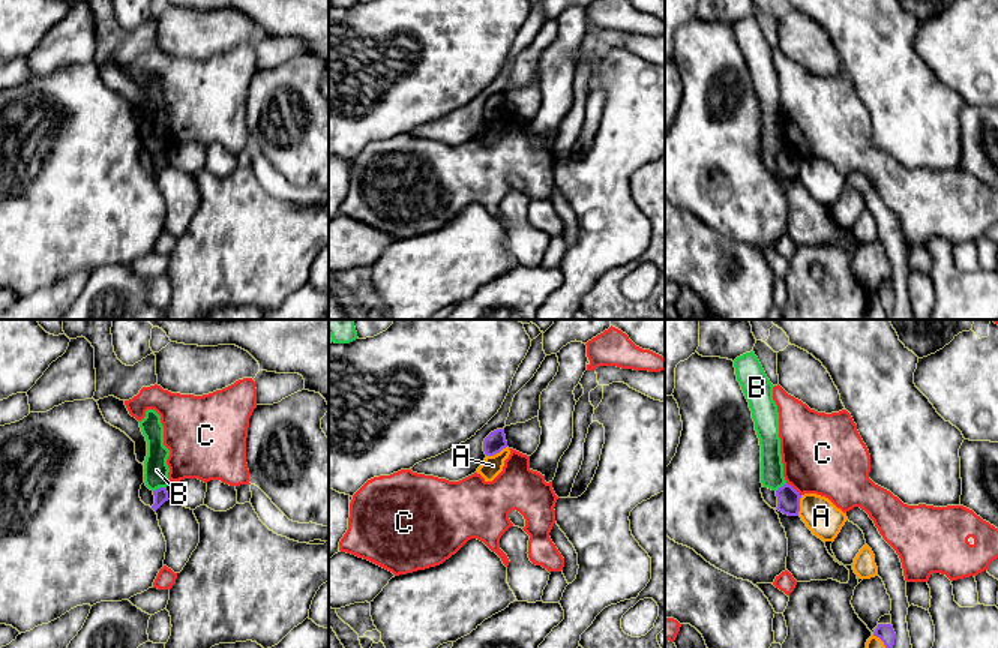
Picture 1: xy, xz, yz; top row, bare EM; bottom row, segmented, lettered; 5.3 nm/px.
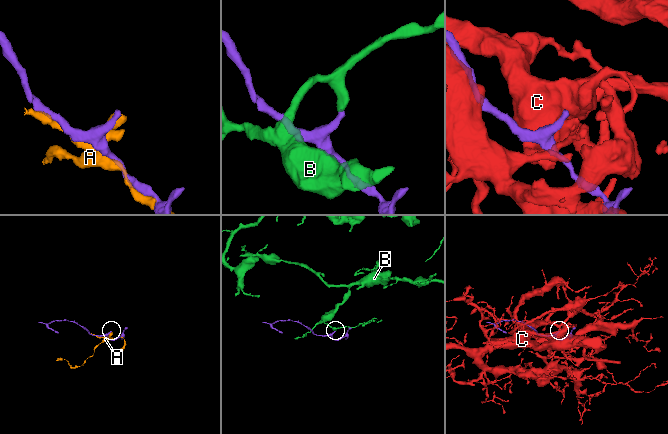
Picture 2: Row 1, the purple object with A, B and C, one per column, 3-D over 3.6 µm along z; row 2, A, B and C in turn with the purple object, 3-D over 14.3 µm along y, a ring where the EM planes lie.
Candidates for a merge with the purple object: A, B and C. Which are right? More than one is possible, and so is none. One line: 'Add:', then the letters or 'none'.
Add: none

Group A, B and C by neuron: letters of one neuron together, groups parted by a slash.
A / B / C

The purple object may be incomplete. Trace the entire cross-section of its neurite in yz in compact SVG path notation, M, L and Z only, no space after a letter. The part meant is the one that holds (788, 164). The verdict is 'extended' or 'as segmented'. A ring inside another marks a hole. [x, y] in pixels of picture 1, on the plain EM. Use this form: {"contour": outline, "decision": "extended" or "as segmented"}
{"contour": "M788 147L776 154L777 174L788 180L798 180L801 159Z", "decision": "as segmented"}

